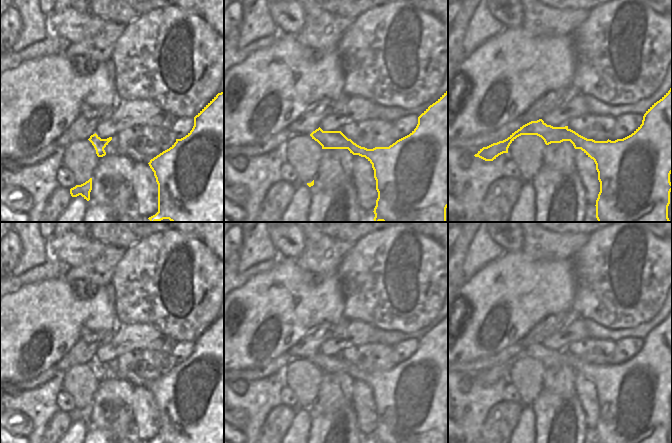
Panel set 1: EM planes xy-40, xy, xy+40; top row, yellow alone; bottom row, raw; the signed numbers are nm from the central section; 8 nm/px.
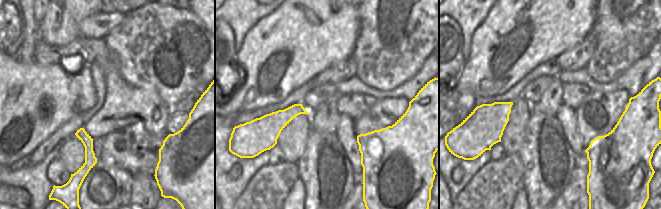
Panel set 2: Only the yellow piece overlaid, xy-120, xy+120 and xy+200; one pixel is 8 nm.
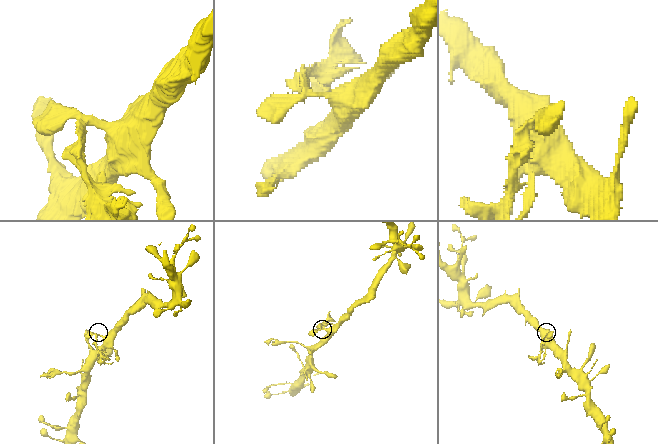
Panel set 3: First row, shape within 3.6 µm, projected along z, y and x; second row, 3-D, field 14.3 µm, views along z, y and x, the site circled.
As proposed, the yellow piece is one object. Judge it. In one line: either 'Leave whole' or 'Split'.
Split.

